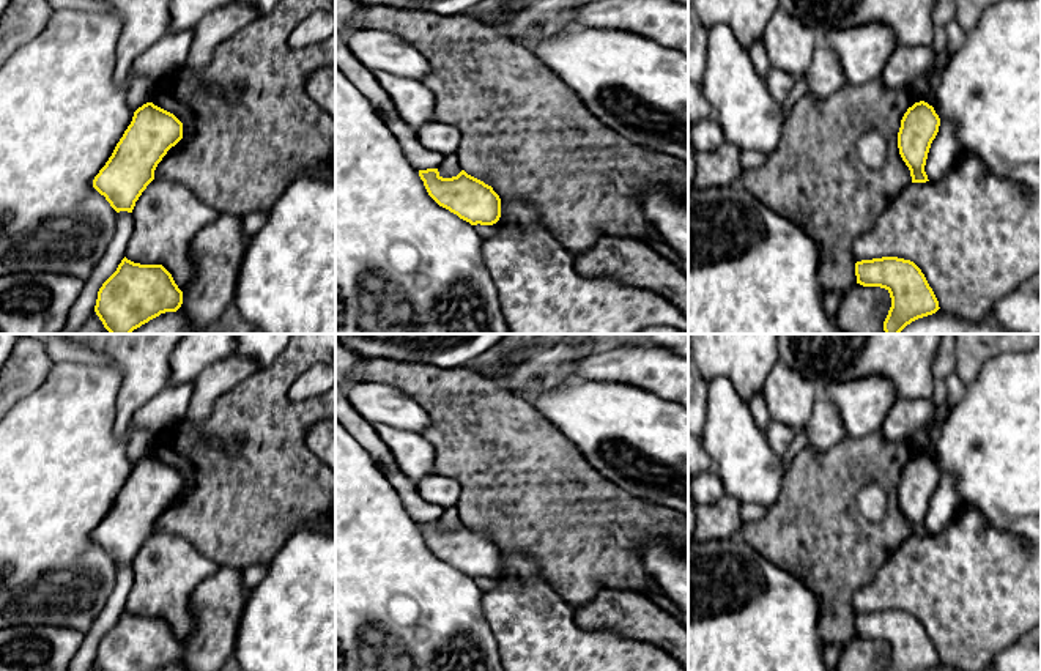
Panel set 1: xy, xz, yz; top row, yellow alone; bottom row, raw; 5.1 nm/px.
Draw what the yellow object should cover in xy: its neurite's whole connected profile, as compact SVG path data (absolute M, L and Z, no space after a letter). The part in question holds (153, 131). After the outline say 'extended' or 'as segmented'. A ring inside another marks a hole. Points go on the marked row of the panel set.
M146 102L134 112L132 121L112 156L93 180L93 187L106 197L117 213L128 211L134 217L134 232L128 243L126 255L117 271L99 288L94 306L96 315L110 334L131 334L161 313L176 312L181 307L183 288L192 280L195 272L191 258L191 243L203 227L220 216L202 203L184 184L154 176L157 164L181 139L183 123L173 113Z; extended

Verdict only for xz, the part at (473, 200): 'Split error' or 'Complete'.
Split error

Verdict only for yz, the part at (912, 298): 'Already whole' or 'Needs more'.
Needs more

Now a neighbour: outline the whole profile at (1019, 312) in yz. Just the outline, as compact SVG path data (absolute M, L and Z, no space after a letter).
M1041 271L1002 298L989 313L1010 334L1041 334Z

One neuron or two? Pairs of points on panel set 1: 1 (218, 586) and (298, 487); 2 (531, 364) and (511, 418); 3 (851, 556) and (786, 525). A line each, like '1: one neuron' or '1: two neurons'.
1: two neurons
2: two neurons
3: one neuron

